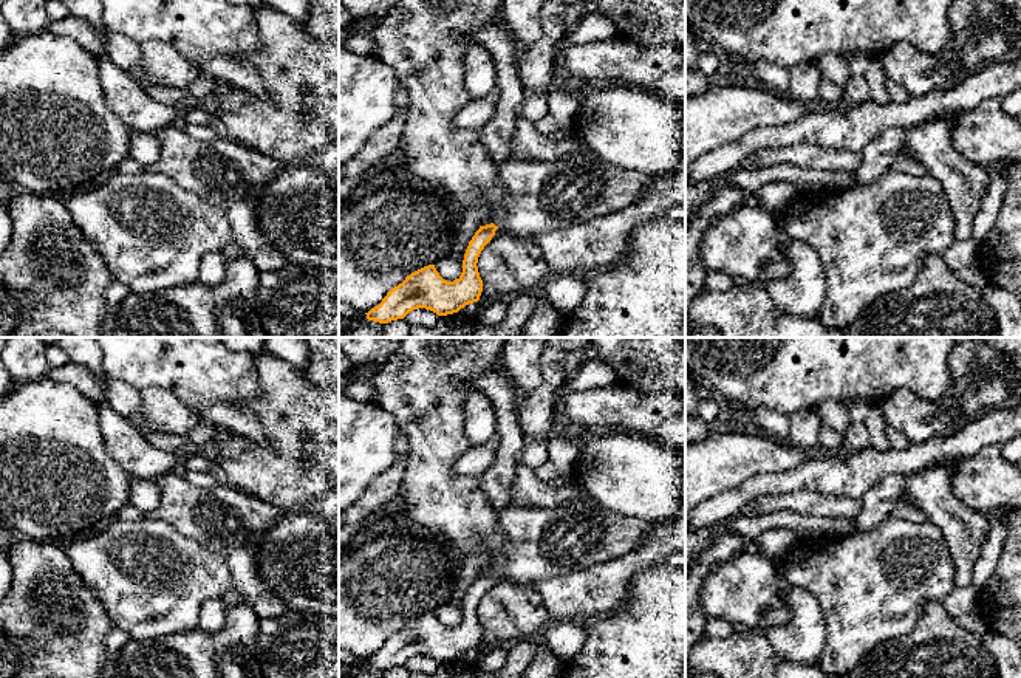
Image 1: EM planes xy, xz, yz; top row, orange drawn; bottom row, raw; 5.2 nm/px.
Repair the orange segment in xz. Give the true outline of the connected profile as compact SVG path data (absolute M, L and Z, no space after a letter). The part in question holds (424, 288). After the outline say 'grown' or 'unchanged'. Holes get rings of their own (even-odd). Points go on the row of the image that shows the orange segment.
M588 146L558 161L507 158L497 163L497 170L503 189L512 195L509 211L475 232L464 254L461 276L447 282L435 265L424 266L365 313L368 320L388 324L418 308L438 316L458 313L480 300L483 280L478 257L498 228L531 240L543 232L583 224L628 207L644 200L653 184L645 175L603 161Z; grown

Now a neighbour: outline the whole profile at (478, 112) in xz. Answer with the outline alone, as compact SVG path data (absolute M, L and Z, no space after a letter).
M495 87L490 94L470 101L455 115L453 125L458 128L481 128L492 118L498 98L500 90Z

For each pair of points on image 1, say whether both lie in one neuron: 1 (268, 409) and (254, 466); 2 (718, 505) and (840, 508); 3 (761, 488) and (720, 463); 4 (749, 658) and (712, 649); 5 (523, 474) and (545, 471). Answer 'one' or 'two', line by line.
1: one
2: two
3: two
4: one
5: two

